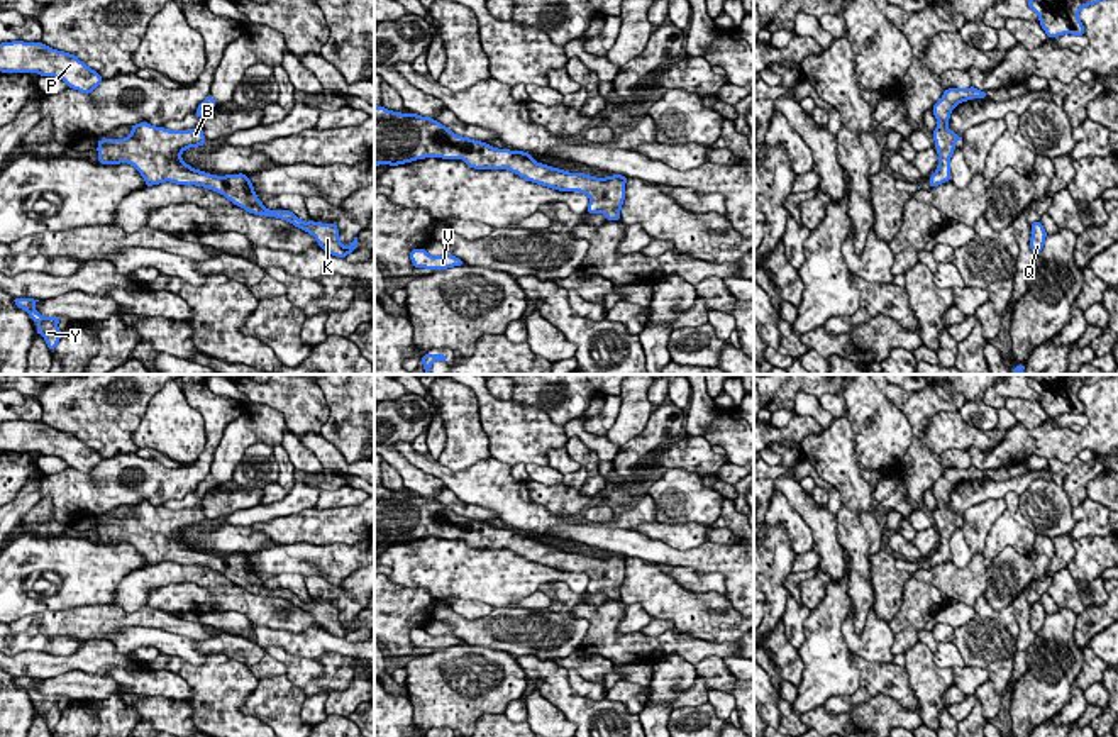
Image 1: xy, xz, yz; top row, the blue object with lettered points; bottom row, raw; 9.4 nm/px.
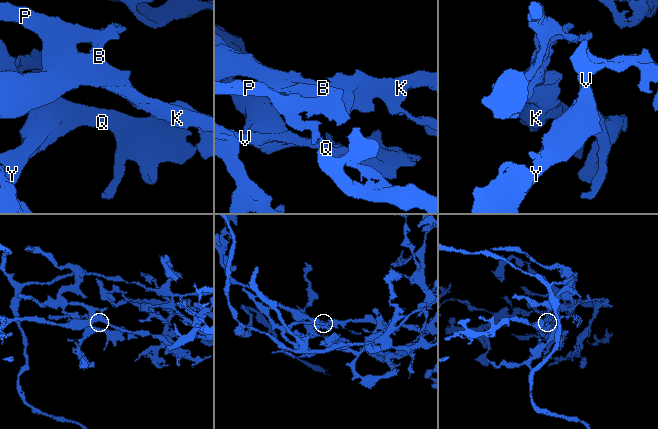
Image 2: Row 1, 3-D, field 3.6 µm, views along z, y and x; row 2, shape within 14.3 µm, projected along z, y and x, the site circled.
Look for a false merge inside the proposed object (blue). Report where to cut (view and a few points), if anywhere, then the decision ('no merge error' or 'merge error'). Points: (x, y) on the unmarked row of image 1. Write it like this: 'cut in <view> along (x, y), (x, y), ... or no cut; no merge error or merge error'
no cut; no merge error

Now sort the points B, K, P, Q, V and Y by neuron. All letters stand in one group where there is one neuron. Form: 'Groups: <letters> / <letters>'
Groups: B K P Q V Y

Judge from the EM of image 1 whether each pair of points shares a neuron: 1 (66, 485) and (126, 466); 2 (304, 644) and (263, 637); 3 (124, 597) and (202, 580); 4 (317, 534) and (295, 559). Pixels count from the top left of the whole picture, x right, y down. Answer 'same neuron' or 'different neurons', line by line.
1: same neuron
2: same neuron
3: same neuron
4: different neurons

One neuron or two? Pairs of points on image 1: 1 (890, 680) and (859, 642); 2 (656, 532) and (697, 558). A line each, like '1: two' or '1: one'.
1: two
2: two

